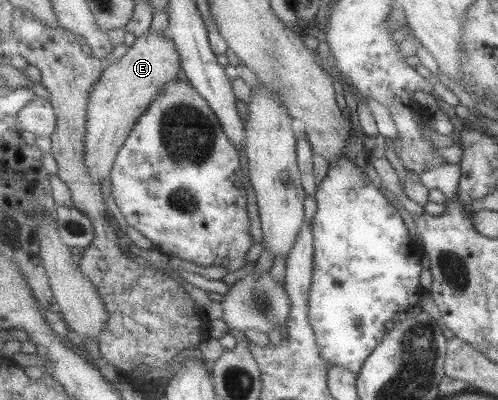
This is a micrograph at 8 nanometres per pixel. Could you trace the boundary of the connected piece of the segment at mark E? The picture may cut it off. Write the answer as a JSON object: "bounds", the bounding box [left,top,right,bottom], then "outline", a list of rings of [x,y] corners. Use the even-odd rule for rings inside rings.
{"bounds":[81,30,180,184],"outline":[[[149,30],[138,36],[116,62],[104,65],[86,104],[85,134],[81,145],[87,174],[94,183],[100,184],[109,175],[118,148],[131,127],[159,94],[161,85],[178,80],[176,73],[180,68],[179,57],[171,39]]]}

